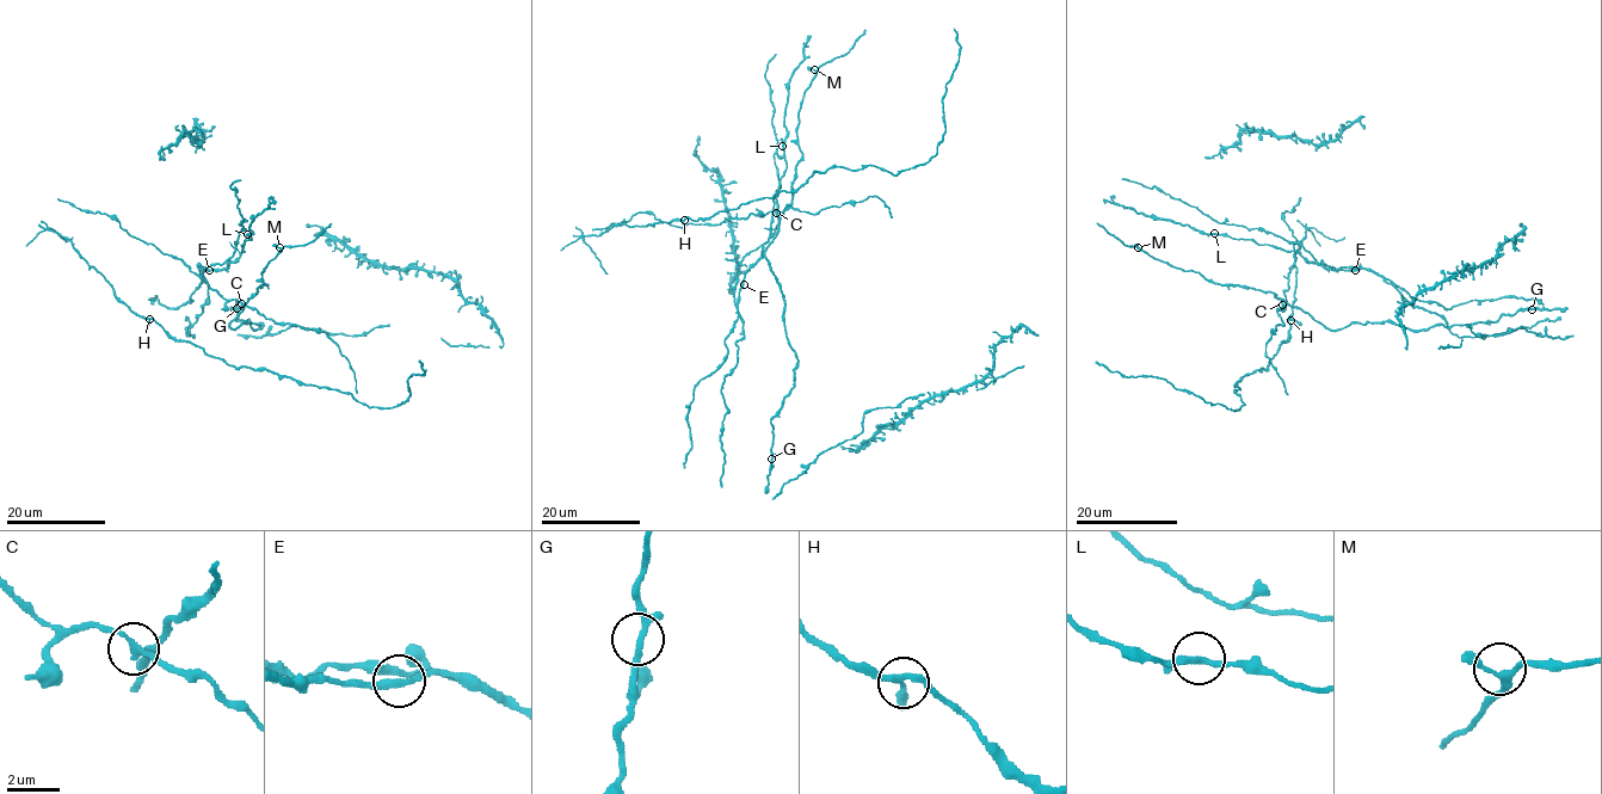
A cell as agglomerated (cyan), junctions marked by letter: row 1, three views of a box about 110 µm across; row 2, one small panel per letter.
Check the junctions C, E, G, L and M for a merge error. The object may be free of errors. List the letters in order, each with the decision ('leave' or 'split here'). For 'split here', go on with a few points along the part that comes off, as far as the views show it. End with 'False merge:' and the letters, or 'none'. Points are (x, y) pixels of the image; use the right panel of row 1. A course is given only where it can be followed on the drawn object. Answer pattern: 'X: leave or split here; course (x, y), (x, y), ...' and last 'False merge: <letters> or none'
C: split here
E: leave
G: leave
L: leave
M: leave
False merge: C

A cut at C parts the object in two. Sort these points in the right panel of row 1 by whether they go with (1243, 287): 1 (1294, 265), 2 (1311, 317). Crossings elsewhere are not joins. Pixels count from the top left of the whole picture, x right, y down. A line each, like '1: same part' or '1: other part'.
1: other part
2: same part

